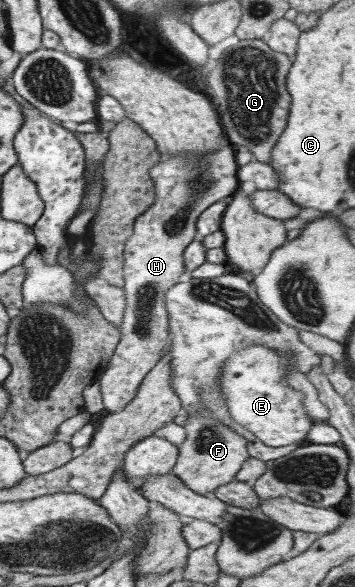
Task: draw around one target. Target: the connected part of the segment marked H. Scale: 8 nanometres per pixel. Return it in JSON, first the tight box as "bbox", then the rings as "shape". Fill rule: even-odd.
{"bbox":[98,144,239,412],"shape":[[[223,144],[218,151],[197,157],[193,153],[177,153],[177,155],[162,154],[161,159],[151,168],[150,175],[155,181],[155,202],[134,222],[133,234],[127,239],[124,250],[124,267],[126,301],[120,326],[120,340],[114,354],[100,371],[98,381],[102,392],[105,408],[109,412],[119,412],[134,399],[142,380],[163,358],[170,345],[168,335],[168,313],[166,313],[166,292],[183,278],[187,277],[184,263],[184,250],[198,237],[196,222],[198,216],[218,200],[229,200],[237,191],[239,181],[236,162],[236,147]]]}

